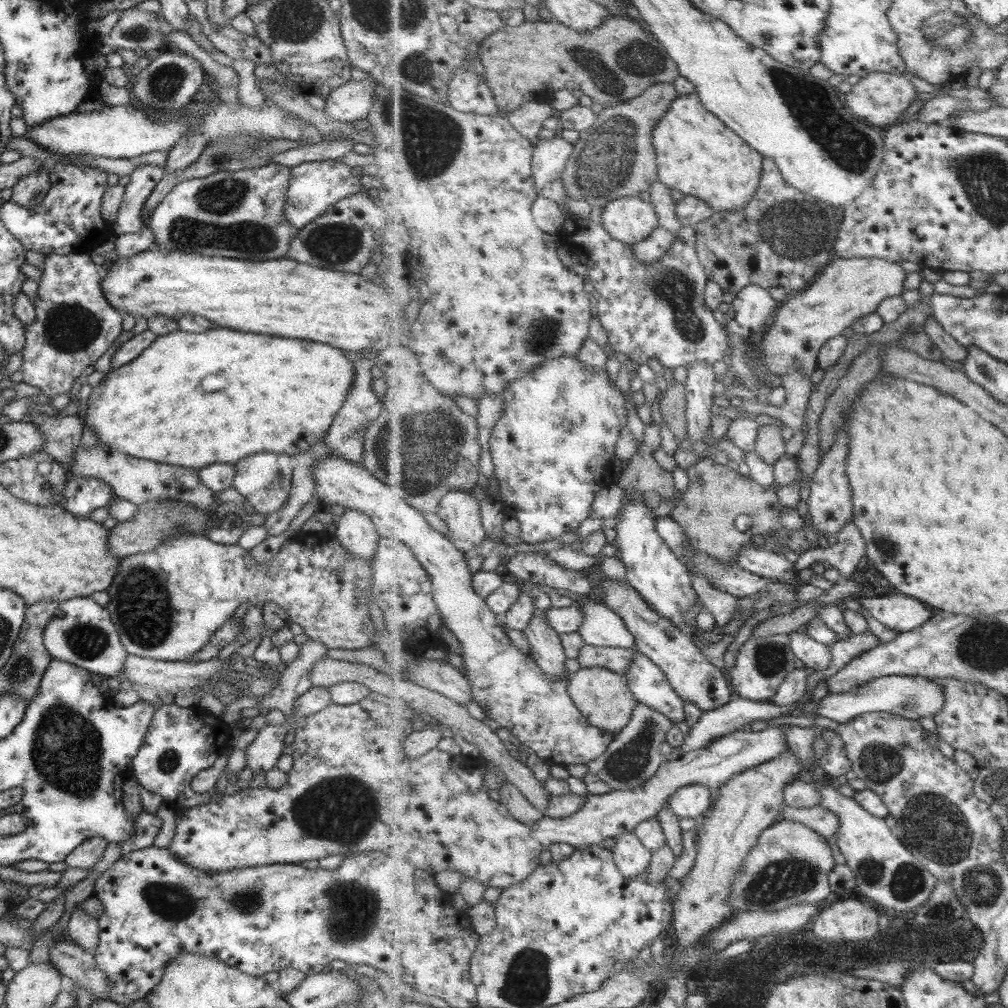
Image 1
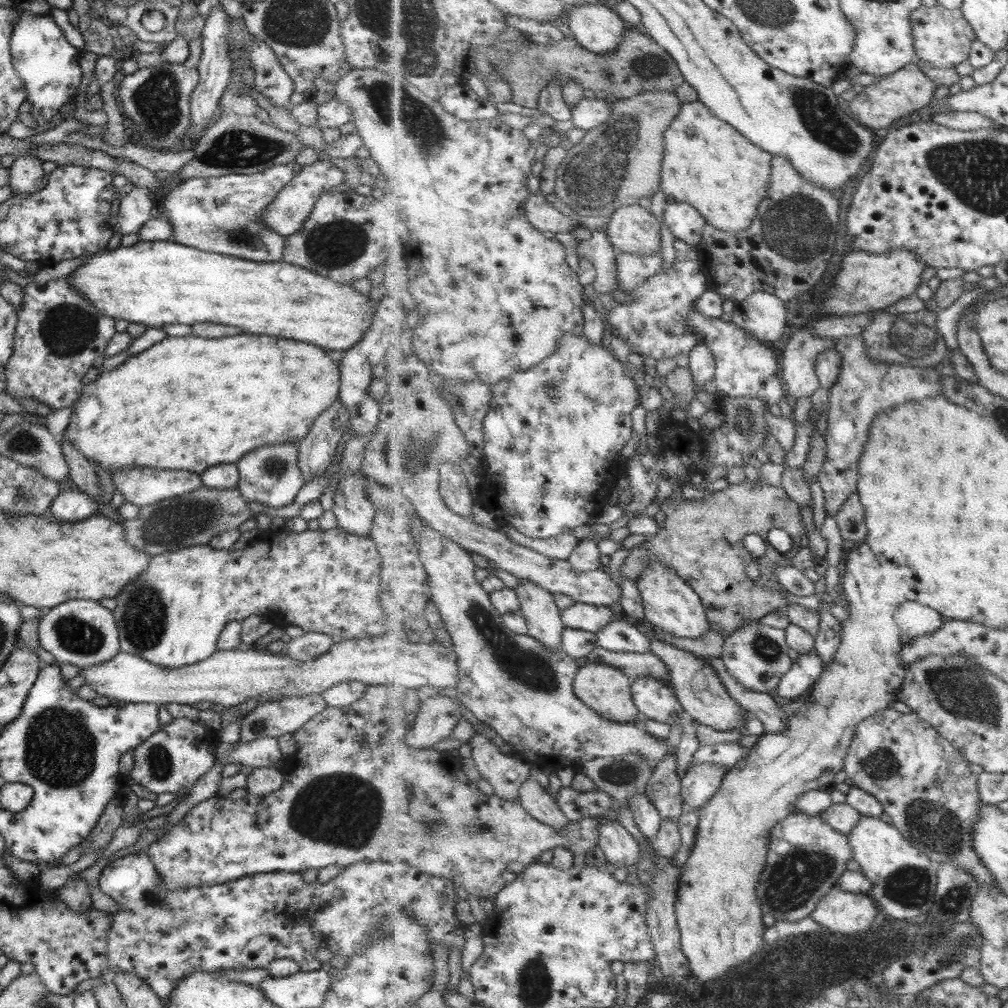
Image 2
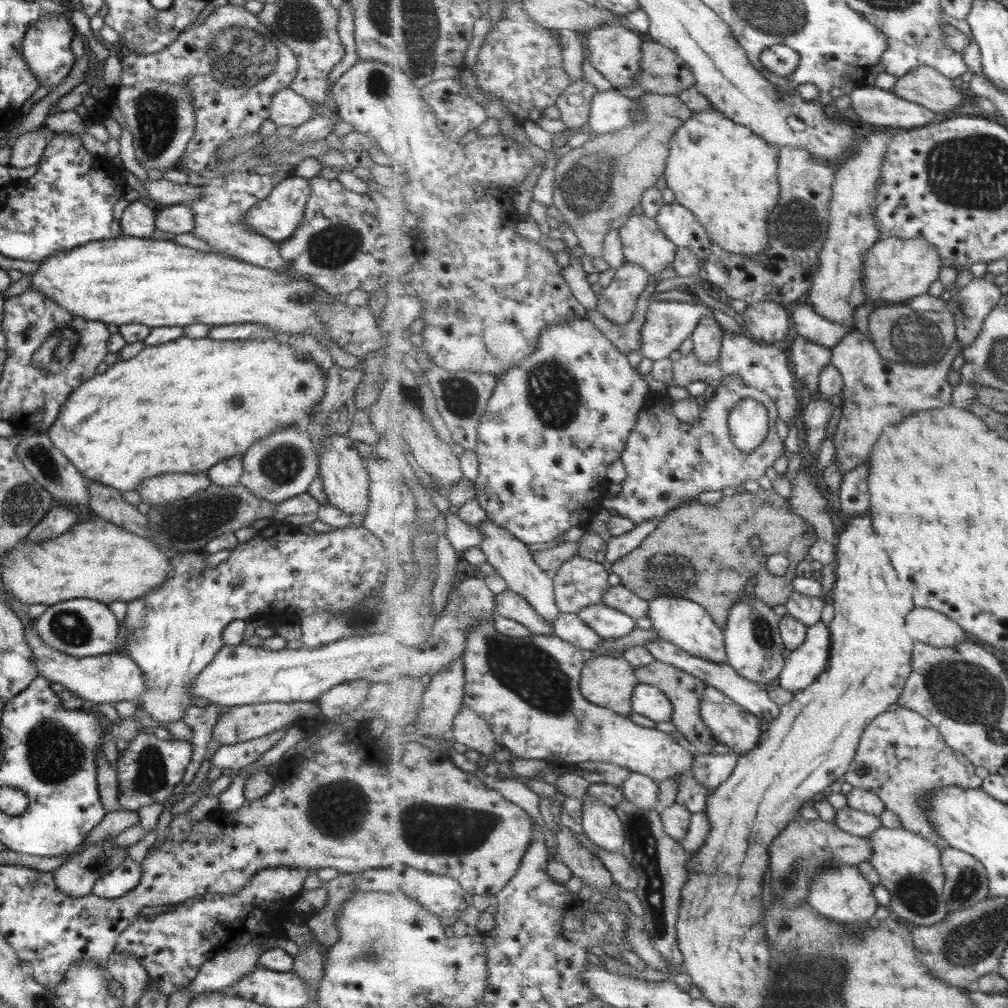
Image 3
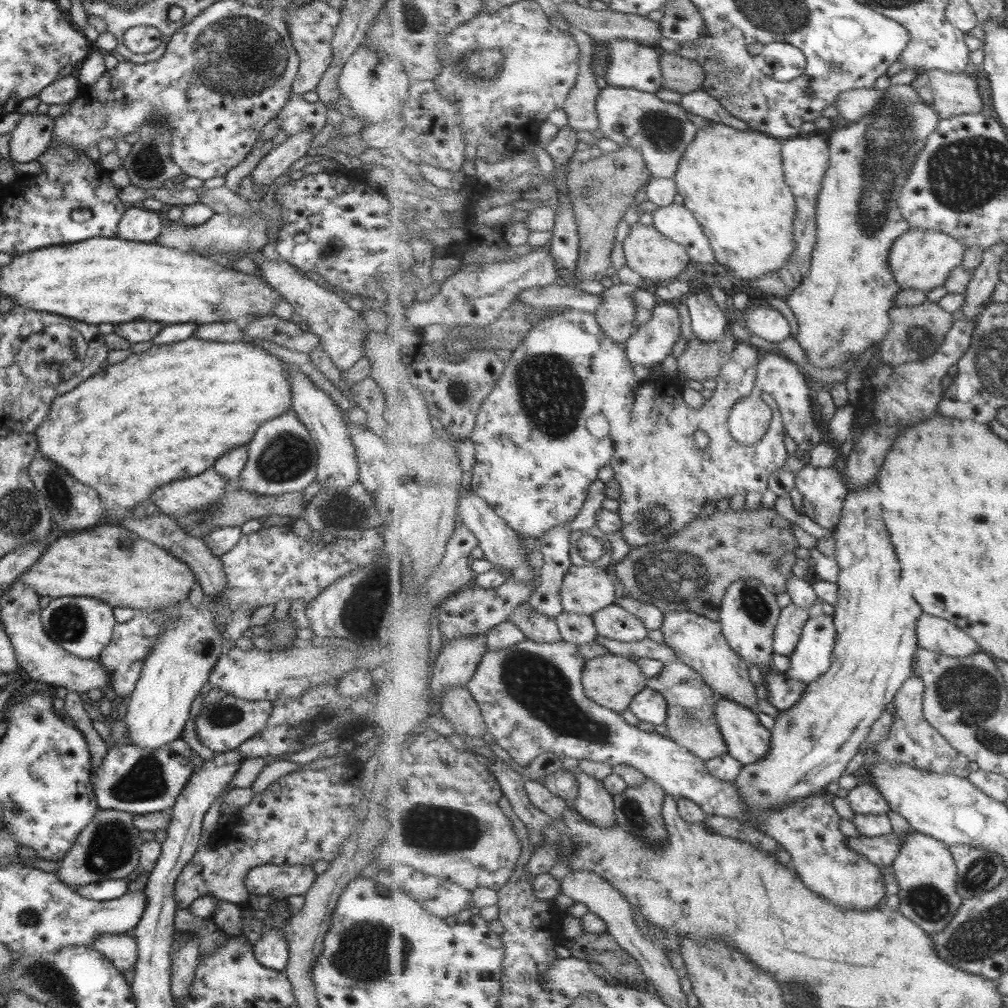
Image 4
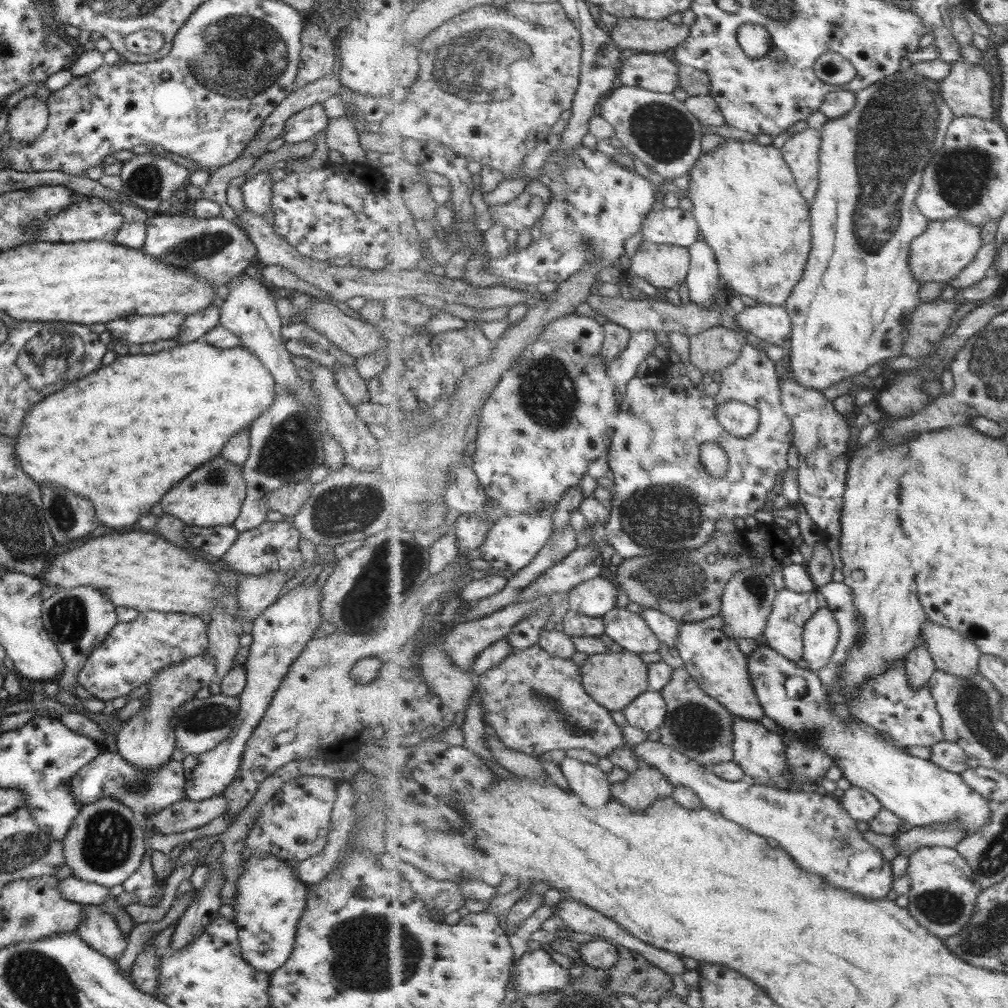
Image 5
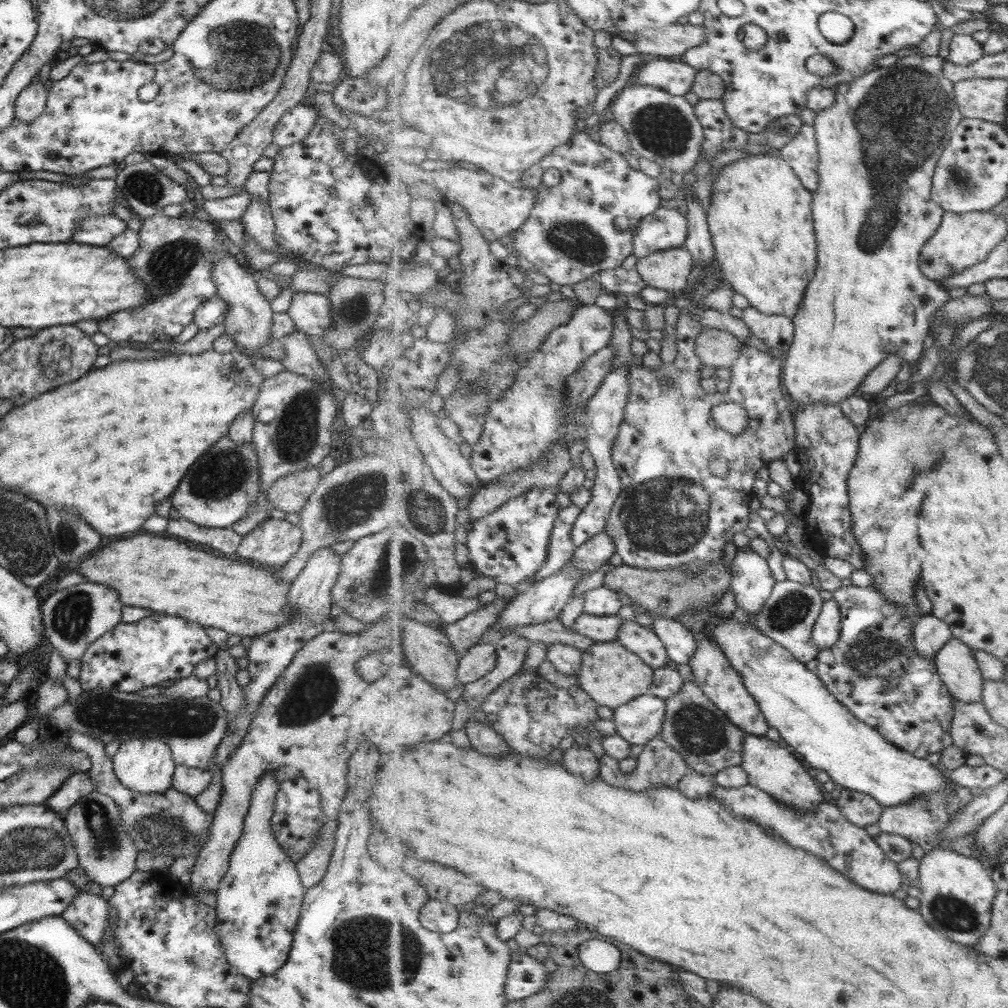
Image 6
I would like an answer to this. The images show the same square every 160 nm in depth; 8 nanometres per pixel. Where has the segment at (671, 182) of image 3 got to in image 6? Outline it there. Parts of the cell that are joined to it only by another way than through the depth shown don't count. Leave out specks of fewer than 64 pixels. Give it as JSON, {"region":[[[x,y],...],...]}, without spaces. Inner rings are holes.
{"region":[[[765,154],[747,155],[744,158],[733,162],[729,166],[722,167],[722,171],[718,178],[713,182],[711,205],[708,212],[708,223],[714,245],[716,246],[717,271],[723,272],[724,278],[732,285],[732,290],[737,292],[749,302],[749,306],[760,310],[763,314],[784,314],[789,318],[795,318],[799,312],[801,303],[804,301],[806,290],[809,283],[813,280],[818,267],[818,242],[816,239],[816,227],[814,226],[814,216],[812,211],[812,203],[814,192],[801,182],[797,173],[793,168],[780,156],[772,156]]]}

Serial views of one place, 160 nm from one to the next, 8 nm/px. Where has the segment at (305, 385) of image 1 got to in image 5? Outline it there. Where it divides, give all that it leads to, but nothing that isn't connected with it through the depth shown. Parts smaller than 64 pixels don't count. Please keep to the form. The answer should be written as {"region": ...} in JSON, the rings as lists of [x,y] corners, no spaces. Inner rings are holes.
{"region":[[[198,340],[157,354],[140,352],[117,357],[107,368],[97,368],[69,387],[54,391],[27,411],[13,438],[16,463],[40,487],[61,486],[87,498],[103,526],[133,526],[139,516],[147,515],[149,508],[161,500],[161,494],[193,468],[219,454],[229,436],[237,430],[247,430],[261,412],[269,409],[275,391],[269,372],[253,354],[239,346],[219,349]]]}

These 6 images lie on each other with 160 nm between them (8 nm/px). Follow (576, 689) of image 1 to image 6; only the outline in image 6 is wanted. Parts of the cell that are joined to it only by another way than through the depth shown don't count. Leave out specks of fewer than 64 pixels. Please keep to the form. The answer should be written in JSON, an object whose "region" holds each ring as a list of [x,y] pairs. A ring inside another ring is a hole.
{"region":[[[597,641],[583,651],[582,671],[577,682],[592,695],[593,700],[612,710],[647,694],[653,681],[654,668],[619,641]]]}

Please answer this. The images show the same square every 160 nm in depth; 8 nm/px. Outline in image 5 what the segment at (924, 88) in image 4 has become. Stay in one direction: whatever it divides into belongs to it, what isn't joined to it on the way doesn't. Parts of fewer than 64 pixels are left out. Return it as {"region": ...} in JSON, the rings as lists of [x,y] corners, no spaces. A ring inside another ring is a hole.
{"region":[[[967,61],[951,62],[949,76],[940,82],[945,102],[952,107],[957,117],[975,116],[993,118],[993,78],[985,70],[985,64],[973,64]]]}

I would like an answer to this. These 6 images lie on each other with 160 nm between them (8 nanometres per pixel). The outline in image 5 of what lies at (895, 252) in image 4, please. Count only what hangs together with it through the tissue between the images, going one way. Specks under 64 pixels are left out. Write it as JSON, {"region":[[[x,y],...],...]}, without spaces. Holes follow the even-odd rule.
{"region":[[[953,217],[942,221],[930,221],[929,228],[912,242],[910,265],[915,278],[925,282],[950,283],[981,250],[981,227],[963,217]]]}

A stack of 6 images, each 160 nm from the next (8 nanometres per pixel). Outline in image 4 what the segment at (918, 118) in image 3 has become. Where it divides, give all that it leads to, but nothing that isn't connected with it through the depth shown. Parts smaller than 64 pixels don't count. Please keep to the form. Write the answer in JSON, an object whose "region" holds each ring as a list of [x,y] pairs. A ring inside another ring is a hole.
{"region":[[[859,88],[839,94],[834,105],[844,119],[855,122],[864,116],[872,114],[881,99],[881,90]]]}

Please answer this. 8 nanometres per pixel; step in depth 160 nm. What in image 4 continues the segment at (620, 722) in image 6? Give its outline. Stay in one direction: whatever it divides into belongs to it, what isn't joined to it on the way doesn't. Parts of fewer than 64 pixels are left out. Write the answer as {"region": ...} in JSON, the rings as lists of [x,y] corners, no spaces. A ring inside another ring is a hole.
{"region":[[[649,686],[636,694],[629,709],[638,720],[653,725],[665,725],[669,716],[666,698],[658,690]]]}

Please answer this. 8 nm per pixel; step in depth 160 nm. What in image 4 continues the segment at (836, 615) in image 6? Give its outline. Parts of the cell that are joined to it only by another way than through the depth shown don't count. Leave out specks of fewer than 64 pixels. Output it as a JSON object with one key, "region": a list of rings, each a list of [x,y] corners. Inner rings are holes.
{"region":[[[822,613],[810,618],[804,626],[797,649],[789,658],[790,667],[785,671],[788,677],[809,685],[820,676],[823,676],[831,668],[833,657],[835,656],[834,650],[836,649],[837,636],[838,631],[834,622],[834,615]]]}

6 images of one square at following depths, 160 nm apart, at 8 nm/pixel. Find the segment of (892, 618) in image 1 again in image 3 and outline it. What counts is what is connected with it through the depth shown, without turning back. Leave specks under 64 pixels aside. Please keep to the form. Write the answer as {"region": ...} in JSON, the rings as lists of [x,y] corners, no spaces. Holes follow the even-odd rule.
{"region":[[[915,606],[906,618],[908,633],[914,641],[935,647],[955,647],[970,640],[969,634],[942,612]]]}

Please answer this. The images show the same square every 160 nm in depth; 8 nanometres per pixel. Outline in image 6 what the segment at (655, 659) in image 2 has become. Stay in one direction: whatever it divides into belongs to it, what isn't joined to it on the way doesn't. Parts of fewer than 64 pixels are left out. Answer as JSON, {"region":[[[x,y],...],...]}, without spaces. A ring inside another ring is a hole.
{"region":[[[685,681],[682,691],[666,700],[661,737],[685,758],[692,772],[714,776],[731,766],[742,766],[746,735],[695,681]]]}

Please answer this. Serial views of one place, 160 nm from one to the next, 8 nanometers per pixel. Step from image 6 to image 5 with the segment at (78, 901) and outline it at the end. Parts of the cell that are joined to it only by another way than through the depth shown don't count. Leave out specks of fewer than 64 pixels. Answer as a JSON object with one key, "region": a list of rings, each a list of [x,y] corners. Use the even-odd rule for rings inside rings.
{"region":[[[87,905],[85,916],[74,931],[85,944],[108,959],[121,957],[128,935],[119,931],[113,916],[107,916],[102,905]]]}

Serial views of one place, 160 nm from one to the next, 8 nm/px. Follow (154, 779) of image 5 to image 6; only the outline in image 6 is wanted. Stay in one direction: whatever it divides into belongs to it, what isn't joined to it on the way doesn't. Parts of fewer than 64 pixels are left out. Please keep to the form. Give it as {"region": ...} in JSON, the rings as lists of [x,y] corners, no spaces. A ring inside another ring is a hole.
{"region":[[[73,772],[69,778],[65,779],[59,788],[47,797],[43,806],[60,816],[64,816],[68,808],[77,802],[78,798],[89,794],[89,791],[95,791],[96,786],[84,772]]]}

